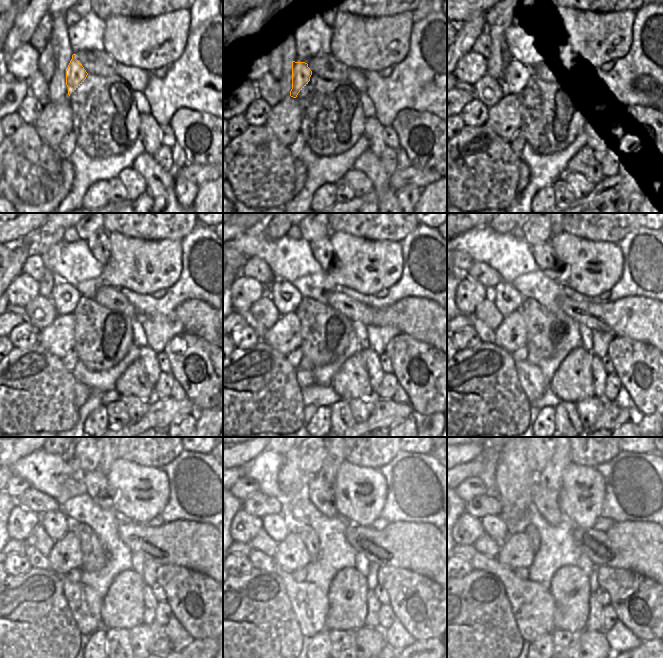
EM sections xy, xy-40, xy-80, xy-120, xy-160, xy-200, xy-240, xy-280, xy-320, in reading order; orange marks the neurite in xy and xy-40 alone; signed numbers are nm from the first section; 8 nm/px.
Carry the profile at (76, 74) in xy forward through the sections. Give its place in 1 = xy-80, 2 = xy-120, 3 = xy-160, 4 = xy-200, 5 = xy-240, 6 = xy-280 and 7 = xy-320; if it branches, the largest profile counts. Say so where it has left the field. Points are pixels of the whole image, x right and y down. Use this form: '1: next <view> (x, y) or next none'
1: next xy-80 (516, 74)
2: next xy-120 (64, 297)
3: next xy-160 (286, 298)
4: next xy-200 (507, 299)
5: next xy-240 (56, 523)
6: next xy-280 (277, 526)
7: next xy-320 (494, 526)

